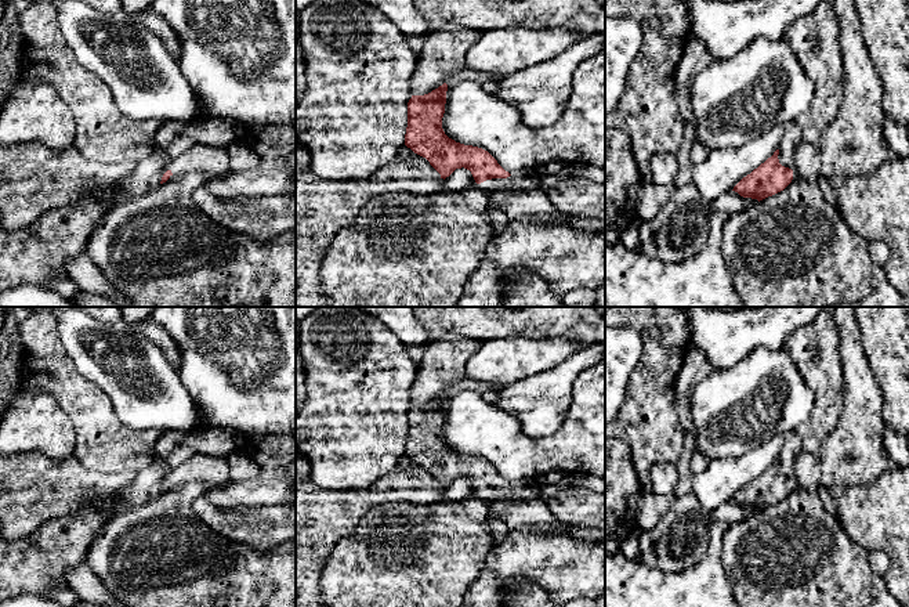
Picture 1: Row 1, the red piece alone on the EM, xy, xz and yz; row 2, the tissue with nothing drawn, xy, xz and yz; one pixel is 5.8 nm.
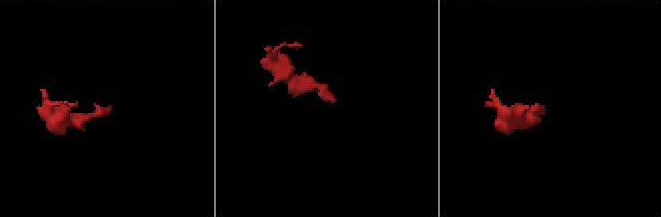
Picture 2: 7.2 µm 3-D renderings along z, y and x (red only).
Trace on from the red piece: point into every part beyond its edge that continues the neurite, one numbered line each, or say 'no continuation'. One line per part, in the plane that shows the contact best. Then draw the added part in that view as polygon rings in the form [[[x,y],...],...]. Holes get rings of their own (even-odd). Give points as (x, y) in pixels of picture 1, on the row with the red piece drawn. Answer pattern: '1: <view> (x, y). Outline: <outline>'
1: xz (522, 180). Outline: [[[532,171],[532,173],[518,173],[511,174],[507,178],[492,178],[486,180],[478,187],[484,188],[486,192],[492,192],[501,188],[521,188],[521,189],[530,189],[530,188],[539,188],[540,177]]]

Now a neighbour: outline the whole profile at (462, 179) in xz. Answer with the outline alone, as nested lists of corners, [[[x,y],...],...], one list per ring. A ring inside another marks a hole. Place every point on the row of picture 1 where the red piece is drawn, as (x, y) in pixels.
[[[464,167],[456,169],[443,181],[445,181],[445,188],[443,188],[445,191],[463,191],[478,185],[471,171]]]

